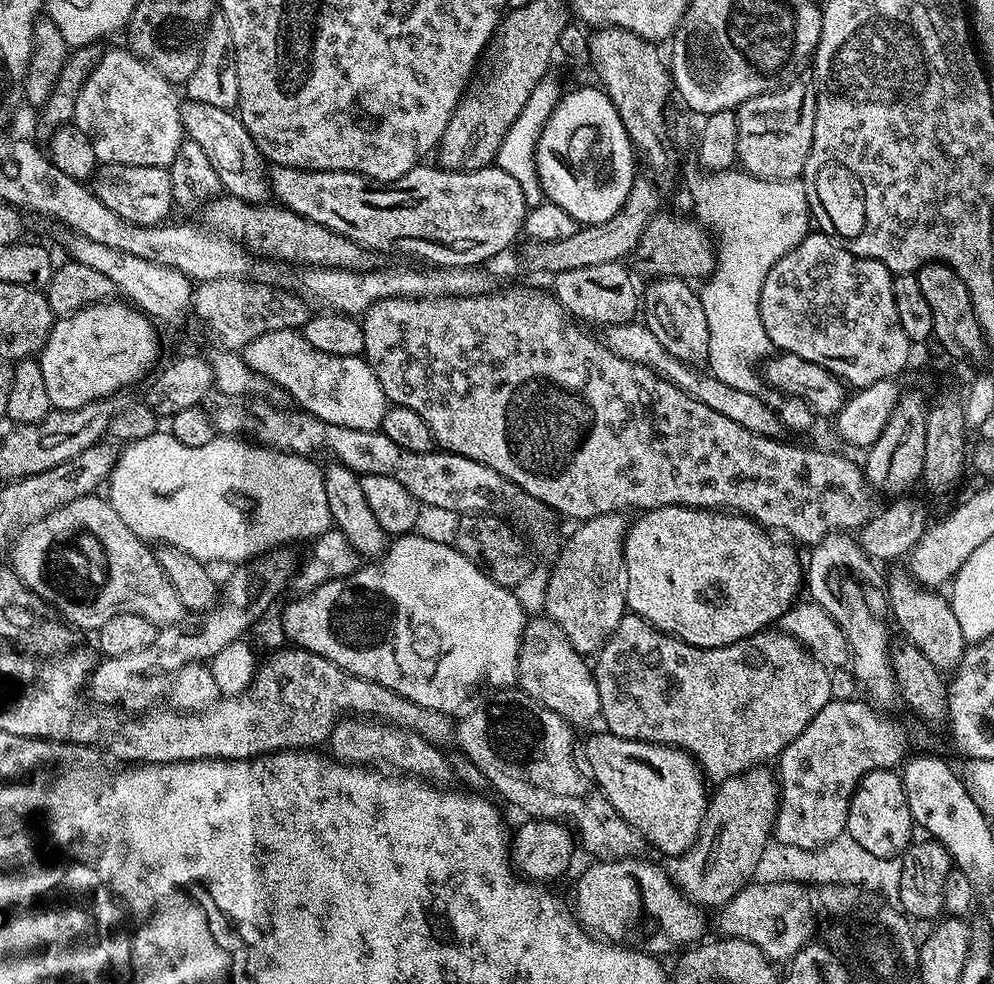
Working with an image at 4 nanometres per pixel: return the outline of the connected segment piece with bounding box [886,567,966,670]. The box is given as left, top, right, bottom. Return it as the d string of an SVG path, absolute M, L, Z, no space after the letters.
M903 567L896 568L886 576L886 595L891 619L904 631L907 643L918 646L930 662L941 670L954 670L964 656L966 641L962 634L962 626L958 626L958 618L954 618L954 610L947 595L939 596L939 591L926 588L912 577L911 572Z

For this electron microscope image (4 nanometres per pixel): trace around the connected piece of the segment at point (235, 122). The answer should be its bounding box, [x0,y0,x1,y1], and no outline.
[180,99,269,204]

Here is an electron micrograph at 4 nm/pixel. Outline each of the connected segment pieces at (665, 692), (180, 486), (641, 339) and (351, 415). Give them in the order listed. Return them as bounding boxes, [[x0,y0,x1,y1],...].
[[594,614,834,782],[106,430,333,566],[606,322,785,438],[242,328,390,432]]

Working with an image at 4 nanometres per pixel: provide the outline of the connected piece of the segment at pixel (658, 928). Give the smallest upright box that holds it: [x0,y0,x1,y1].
[574,858,705,954]

